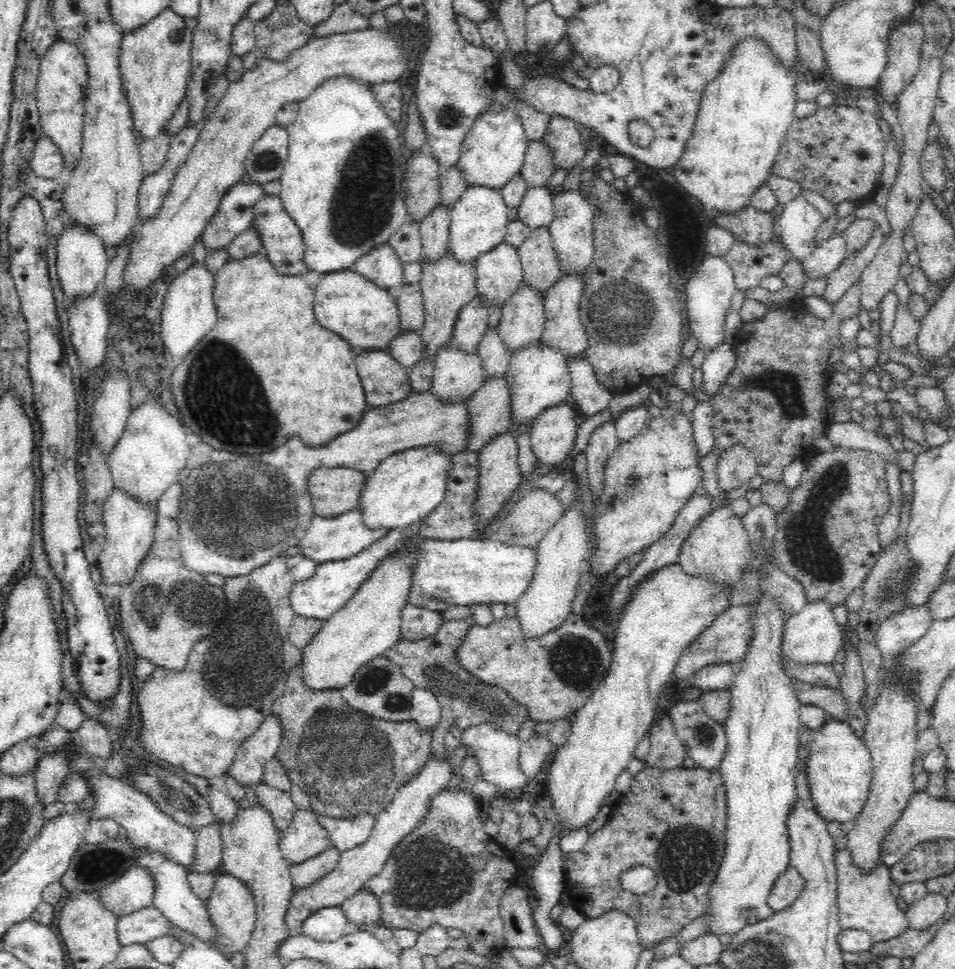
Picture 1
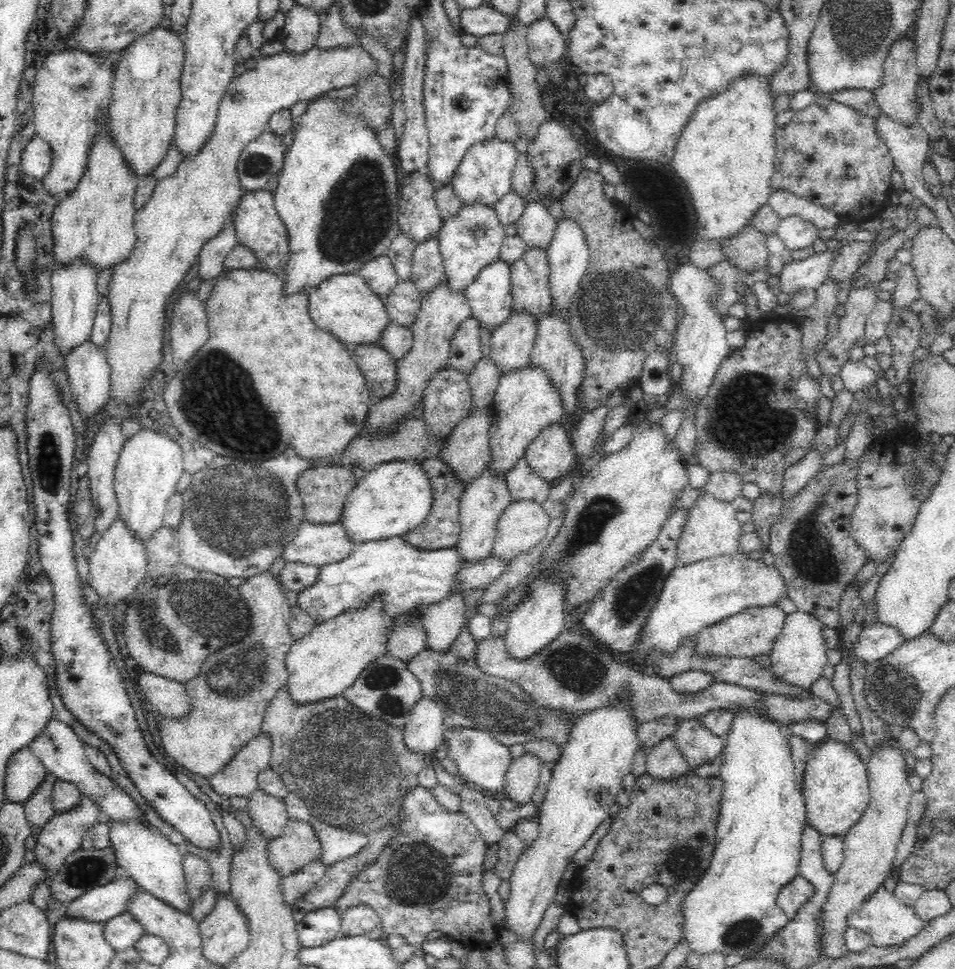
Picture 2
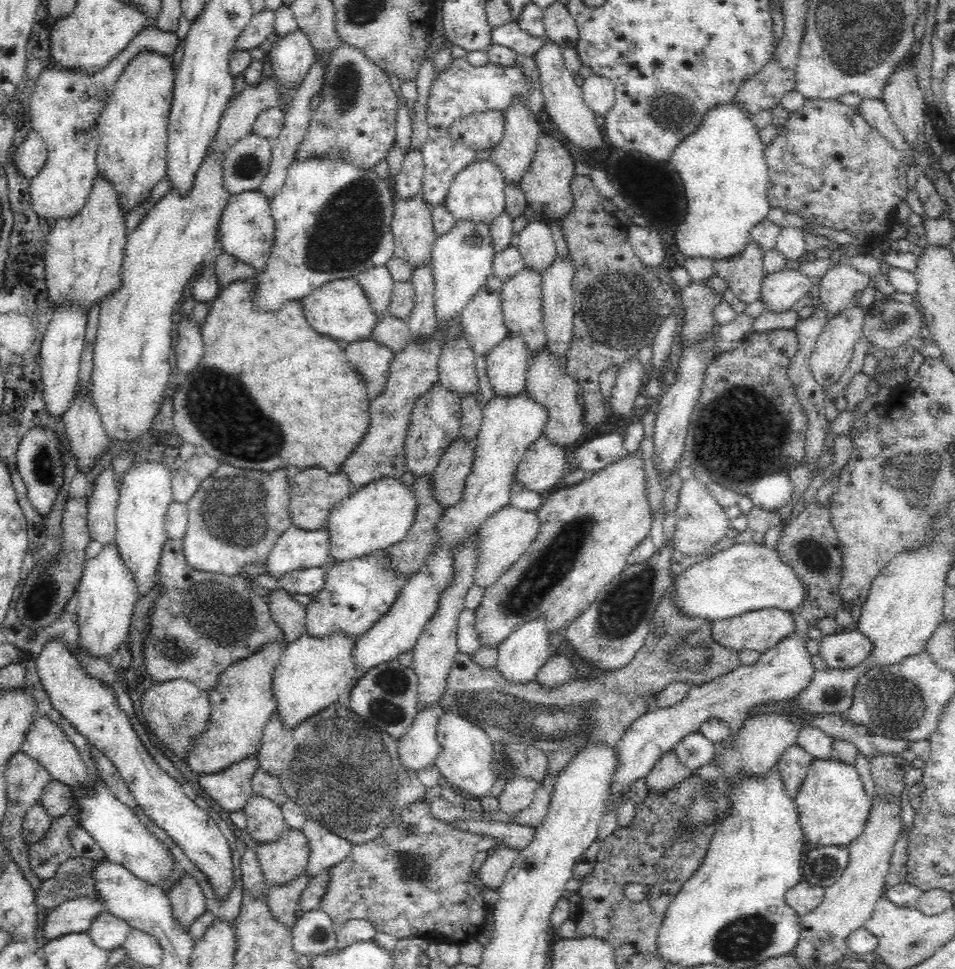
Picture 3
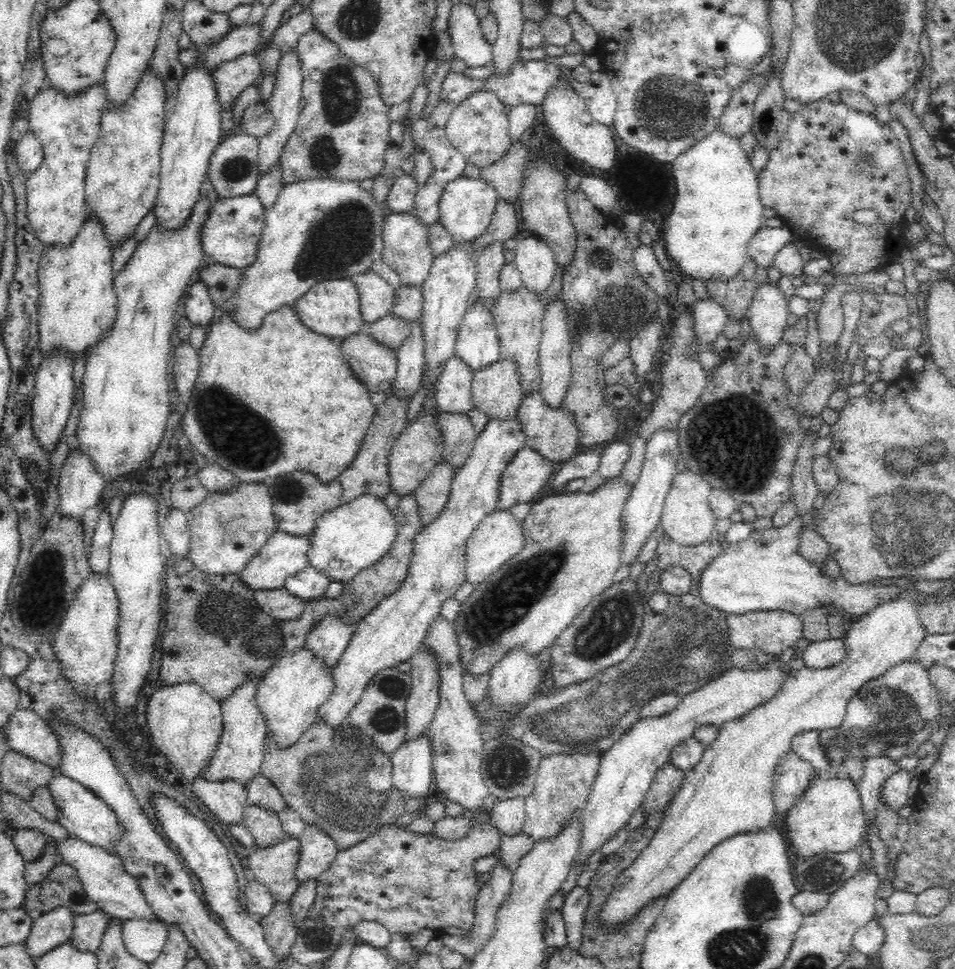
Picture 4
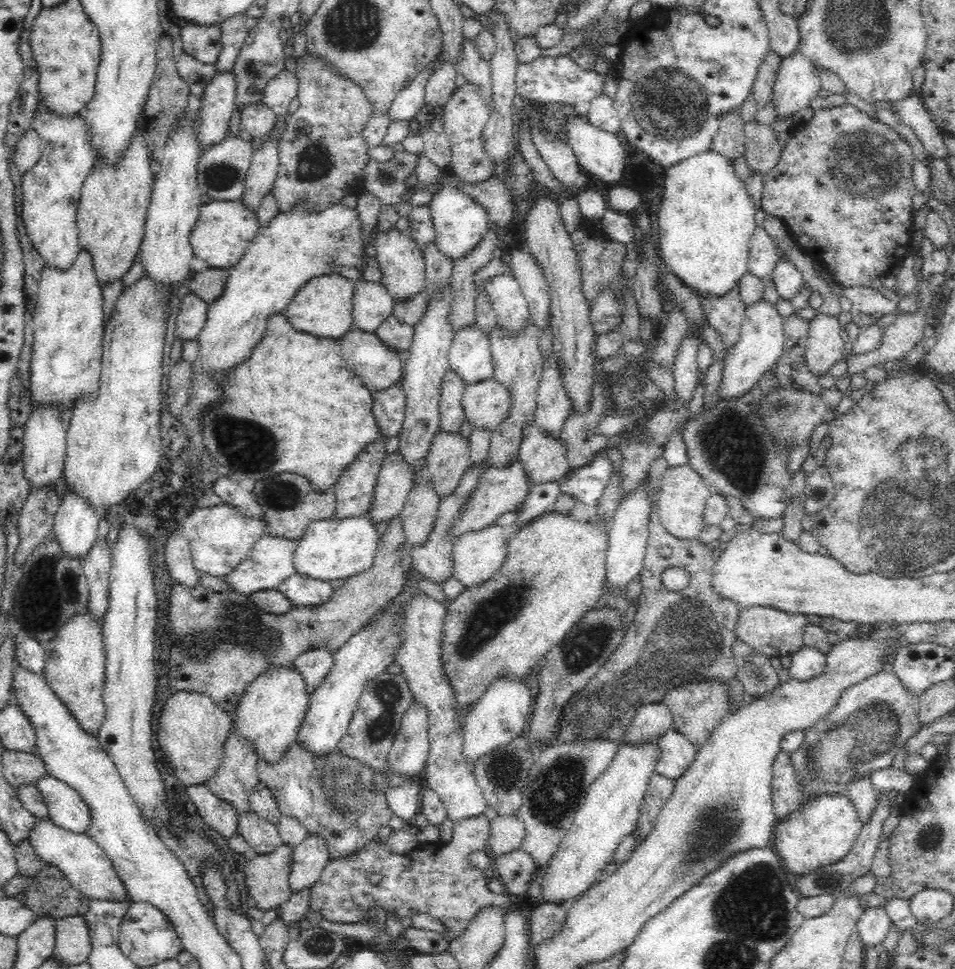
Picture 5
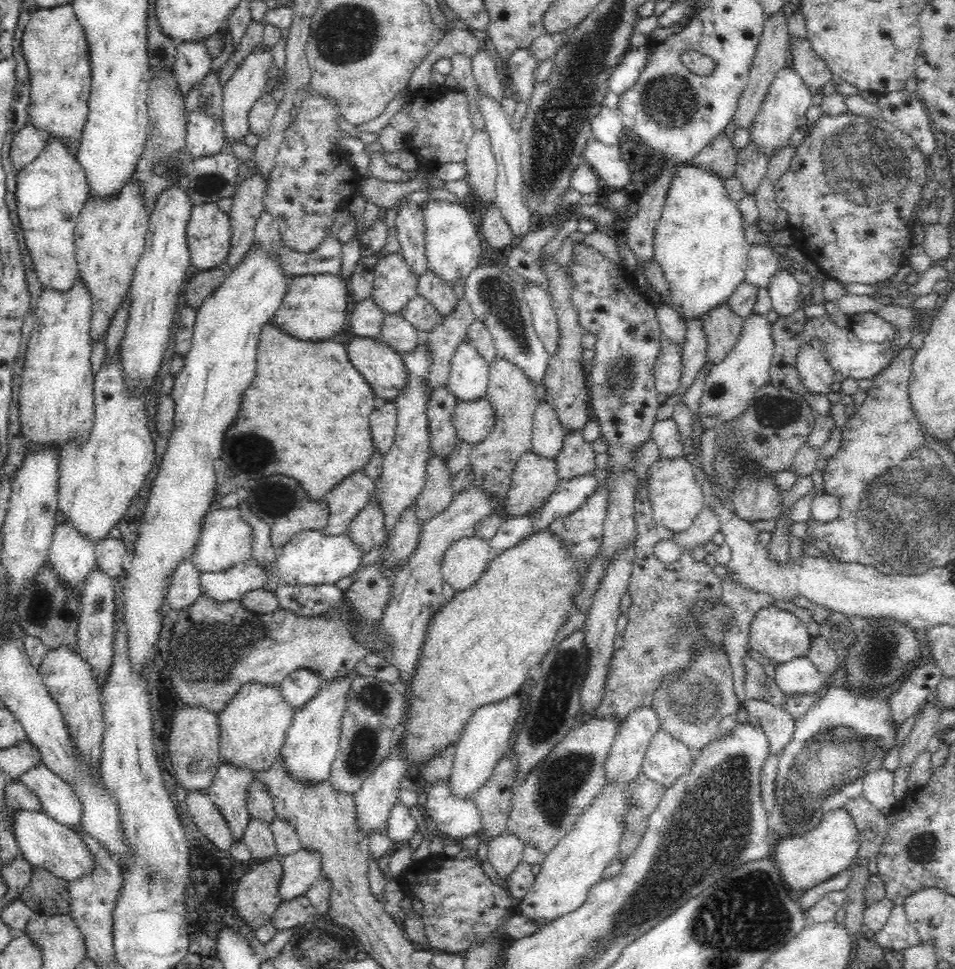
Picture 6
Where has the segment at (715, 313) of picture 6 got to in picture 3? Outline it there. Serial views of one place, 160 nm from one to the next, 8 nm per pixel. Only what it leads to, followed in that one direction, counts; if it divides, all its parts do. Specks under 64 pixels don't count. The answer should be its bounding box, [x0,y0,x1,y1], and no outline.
[714,238,766,305]

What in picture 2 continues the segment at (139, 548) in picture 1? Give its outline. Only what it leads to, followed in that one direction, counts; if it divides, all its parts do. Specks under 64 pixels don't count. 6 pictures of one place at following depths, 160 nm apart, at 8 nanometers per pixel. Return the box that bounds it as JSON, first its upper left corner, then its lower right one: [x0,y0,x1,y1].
[87,512,148,609]

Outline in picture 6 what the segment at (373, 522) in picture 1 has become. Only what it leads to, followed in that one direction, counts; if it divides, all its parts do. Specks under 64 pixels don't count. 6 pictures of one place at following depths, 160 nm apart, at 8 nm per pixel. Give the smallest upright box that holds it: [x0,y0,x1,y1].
[277,530,364,584]

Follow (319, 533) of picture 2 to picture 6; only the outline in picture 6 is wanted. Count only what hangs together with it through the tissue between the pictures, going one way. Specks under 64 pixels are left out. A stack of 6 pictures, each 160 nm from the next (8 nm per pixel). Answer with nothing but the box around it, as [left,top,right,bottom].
[200,556,269,602]

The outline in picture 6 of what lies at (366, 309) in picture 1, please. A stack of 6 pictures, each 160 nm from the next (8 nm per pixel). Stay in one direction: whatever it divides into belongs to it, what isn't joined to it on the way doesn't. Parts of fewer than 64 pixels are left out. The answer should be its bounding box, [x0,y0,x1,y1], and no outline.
[271,274,348,341]

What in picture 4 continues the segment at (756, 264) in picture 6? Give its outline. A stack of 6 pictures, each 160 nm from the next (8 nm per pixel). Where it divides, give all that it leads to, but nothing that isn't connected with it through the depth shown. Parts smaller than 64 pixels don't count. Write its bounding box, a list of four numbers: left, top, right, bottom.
[747,224,796,267]

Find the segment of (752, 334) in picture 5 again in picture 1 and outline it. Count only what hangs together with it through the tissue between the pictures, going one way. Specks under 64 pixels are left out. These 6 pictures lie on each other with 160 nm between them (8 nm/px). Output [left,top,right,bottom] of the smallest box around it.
[801,232,847,279]

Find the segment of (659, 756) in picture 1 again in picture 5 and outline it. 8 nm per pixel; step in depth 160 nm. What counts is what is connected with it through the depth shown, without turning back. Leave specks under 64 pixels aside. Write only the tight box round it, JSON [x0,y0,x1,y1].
[633,773,676,839]

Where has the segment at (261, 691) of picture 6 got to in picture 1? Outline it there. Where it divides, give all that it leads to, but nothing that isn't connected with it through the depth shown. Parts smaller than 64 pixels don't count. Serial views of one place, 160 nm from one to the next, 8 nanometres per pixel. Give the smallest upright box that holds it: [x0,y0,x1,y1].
[301,523,424,688]

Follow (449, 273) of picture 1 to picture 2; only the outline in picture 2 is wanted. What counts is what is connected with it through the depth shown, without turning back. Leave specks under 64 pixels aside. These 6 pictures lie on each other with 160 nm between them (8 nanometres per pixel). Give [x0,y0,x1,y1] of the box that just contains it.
[365,276,472,434]

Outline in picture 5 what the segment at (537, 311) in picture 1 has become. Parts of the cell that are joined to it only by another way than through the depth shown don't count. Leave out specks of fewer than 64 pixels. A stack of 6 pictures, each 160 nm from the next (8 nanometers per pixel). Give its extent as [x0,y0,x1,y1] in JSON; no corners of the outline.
[462,377,512,430]

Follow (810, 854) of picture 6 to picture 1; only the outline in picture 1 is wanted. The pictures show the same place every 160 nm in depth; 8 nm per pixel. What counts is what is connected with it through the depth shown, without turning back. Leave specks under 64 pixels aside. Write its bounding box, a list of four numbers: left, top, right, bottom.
[807,716,873,825]

